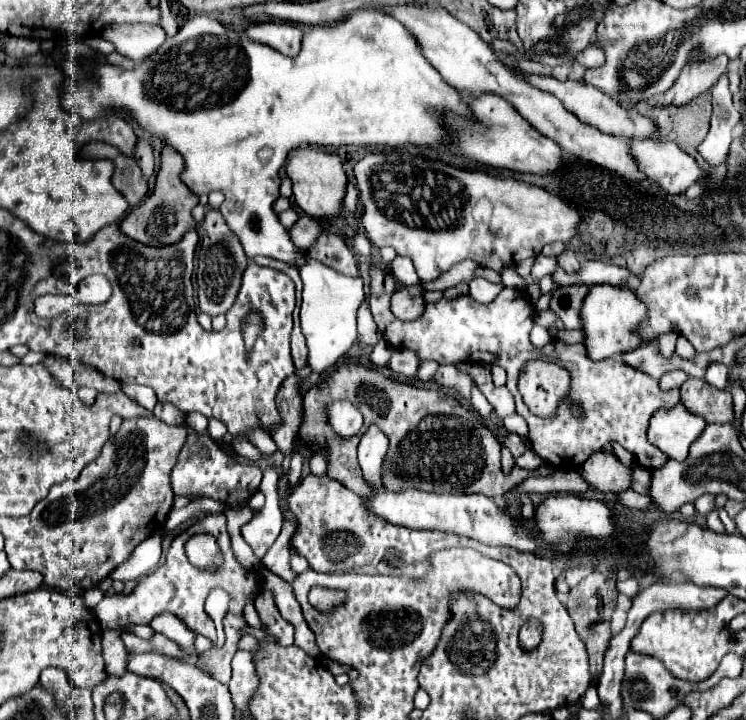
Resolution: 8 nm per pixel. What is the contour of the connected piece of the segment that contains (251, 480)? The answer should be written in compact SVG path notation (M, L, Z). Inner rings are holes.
M209 433L189 437L171 471L171 487L175 495L203 495L223 501L225 505L245 505L261 483L261 469L253 463L241 463L235 455L225 453Z

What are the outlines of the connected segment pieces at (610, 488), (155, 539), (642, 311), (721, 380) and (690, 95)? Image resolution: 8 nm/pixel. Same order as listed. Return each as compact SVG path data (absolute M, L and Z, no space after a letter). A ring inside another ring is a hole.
M595 451L579 469L581 477L591 483L591 487L605 493L621 493L629 489L631 469L625 467L611 451Z
M155 531L151 537L147 537L143 541L143 545L133 549L127 563L123 563L119 569L115 569L115 573L111 573L111 579L127 583L127 581L133 581L133 579L147 575L149 571L153 571L157 567L161 553L161 533Z
M593 285L581 307L581 321L583 321L581 329L585 333L583 343L587 355L591 359L605 359L605 357L619 359L621 353L637 349L641 341L635 329L645 315L647 315L647 307L635 297L633 291L615 285Z
M713 363L707 367L707 373L705 373L705 381L717 389L724 390L727 386L729 375L729 366L725 364Z
M725 57L687 65L687 69L683 69L683 73L679 75L679 81L675 81L675 85L663 97L659 97L655 105L685 105L703 95L705 91L709 91L723 71Z

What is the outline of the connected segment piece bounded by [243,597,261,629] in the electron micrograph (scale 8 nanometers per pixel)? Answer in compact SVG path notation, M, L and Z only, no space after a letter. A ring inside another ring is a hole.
M251 597L251 599L247 601L247 605L245 605L245 609L243 609L243 617L245 617L245 621L247 621L249 625L261 629L261 621L259 621L259 615L257 615L257 611L255 611L255 597Z

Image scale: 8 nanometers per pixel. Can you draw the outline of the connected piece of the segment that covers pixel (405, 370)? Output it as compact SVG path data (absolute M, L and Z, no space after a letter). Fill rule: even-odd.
M395 349L389 363L387 363L387 367L403 379L413 379L417 375L419 359L409 349Z

